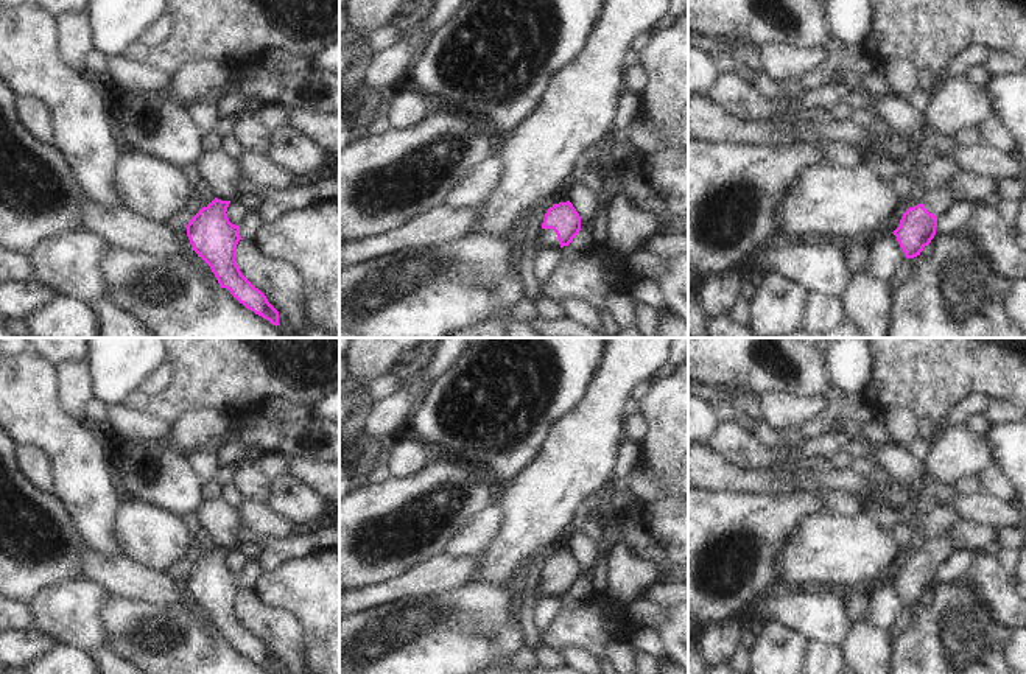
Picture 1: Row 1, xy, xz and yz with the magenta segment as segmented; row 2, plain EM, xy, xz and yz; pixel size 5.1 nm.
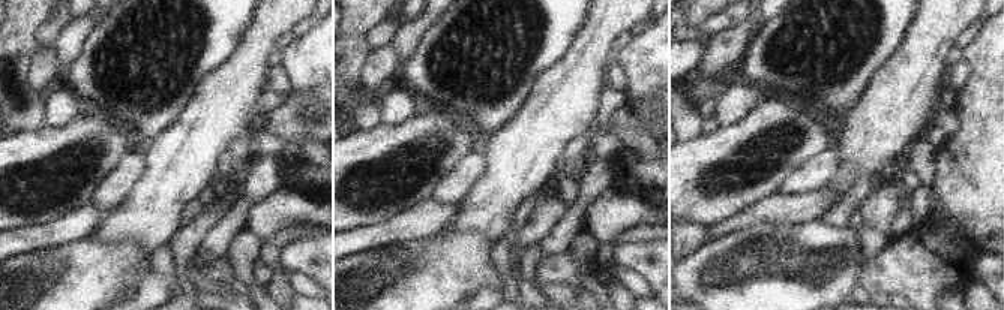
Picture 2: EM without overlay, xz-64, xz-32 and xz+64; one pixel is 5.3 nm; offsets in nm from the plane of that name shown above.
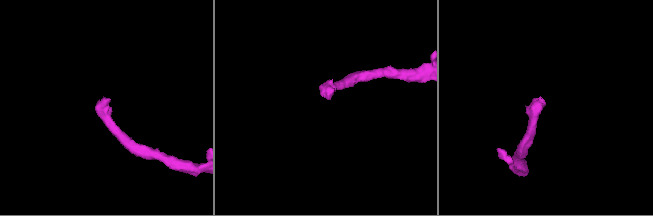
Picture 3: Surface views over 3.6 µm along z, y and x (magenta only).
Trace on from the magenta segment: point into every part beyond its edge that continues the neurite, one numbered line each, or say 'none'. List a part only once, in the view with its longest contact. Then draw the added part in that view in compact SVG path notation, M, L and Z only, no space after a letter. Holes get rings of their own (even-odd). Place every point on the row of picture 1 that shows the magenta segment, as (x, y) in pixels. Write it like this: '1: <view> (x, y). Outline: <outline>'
1: xz (547, 237). Outline: M542 229L539 237L537 237L537 241L536 241L536 252L540 249L540 247L556 247L556 249L560 249L560 244L559 244L559 240L557 240L557 235L553 229Z

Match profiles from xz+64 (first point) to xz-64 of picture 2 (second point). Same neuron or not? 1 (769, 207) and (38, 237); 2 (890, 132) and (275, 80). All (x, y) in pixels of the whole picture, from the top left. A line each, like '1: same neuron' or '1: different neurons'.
1: same neuron
2: different neurons

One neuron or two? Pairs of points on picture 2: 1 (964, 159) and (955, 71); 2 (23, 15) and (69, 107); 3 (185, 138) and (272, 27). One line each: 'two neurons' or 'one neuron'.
1: two neurons
2: two neurons
3: one neuron

